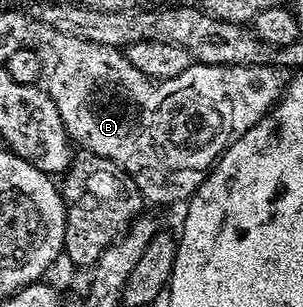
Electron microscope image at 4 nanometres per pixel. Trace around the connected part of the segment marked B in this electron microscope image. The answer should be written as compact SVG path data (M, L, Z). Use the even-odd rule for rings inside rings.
M39 21L37 26L21 26L21 30L25 30L25 42L21 42L21 45L25 49L37 51L40 56L41 78L44 87L51 98L55 100L55 106L59 109L60 119L63 120L65 130L68 131L70 137L76 143L78 141L83 144L82 147L92 155L107 158L116 163L136 184L142 197L155 204L171 204L179 200L183 202L191 198L194 191L201 186L214 163L224 154L226 148L234 143L239 136L247 133L262 116L272 110L276 102L280 100L287 85L287 78L284 78L273 64L237 66L229 64L209 65L195 62L179 73L178 76L169 78L149 77L127 60L122 49L63 34L63 32L55 30L47 23L45 23L45 30L41 30L42 24L43 22Z

